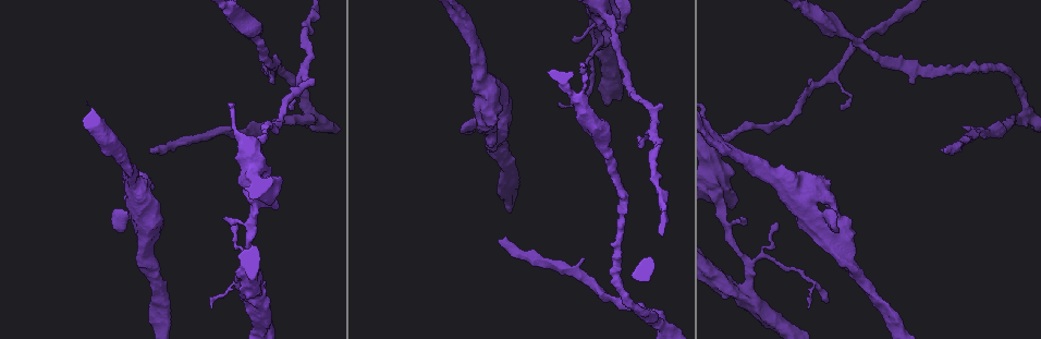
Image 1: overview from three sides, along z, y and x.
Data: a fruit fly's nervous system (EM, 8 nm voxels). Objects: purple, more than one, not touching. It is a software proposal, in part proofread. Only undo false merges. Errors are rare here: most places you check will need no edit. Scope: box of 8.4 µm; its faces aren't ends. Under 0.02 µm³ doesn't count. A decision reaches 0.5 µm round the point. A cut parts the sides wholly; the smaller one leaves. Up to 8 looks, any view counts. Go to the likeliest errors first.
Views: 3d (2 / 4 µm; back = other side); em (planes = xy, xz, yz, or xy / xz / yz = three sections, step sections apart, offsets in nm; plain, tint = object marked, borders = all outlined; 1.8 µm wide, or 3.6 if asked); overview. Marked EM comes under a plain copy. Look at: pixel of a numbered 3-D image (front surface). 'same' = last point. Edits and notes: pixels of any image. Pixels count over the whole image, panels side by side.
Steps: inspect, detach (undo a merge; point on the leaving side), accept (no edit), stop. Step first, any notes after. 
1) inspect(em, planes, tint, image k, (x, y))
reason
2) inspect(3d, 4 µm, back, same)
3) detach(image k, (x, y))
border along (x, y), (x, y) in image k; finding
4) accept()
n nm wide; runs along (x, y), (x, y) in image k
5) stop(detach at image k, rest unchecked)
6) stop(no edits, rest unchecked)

inspect(3d, 2 µm, image 1, (745, 285))
sudden change in width

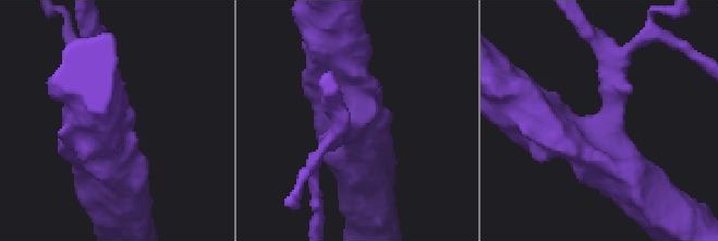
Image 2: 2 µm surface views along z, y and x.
inspect(em, 3.6 µm, planes, tint, image 2, (354, 124))

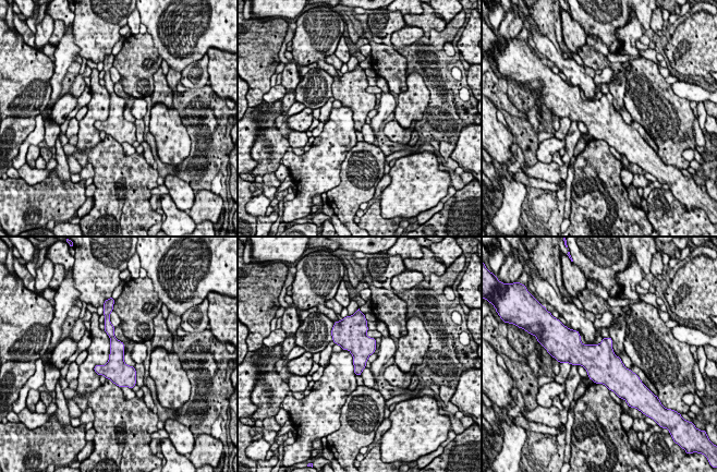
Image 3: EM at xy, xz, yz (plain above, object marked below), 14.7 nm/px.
accept()
runs along (109, 328), (117, 368), (131, 384) in image 3; one neuron here

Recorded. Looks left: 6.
inspect(3d, 2 µm, image 1, (1025, 106))
side arm on a straight run

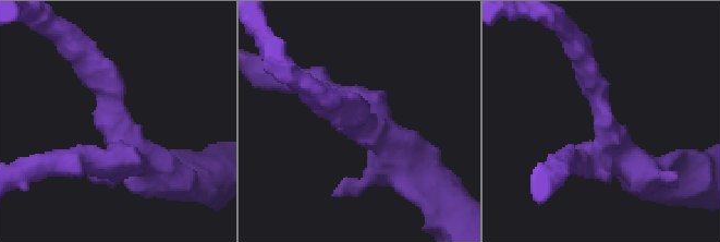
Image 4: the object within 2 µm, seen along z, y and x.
inspect(em, planes, tint, image 4, (110, 127))
3 arms; arms of 200, 220, 280 nm; need the tissue

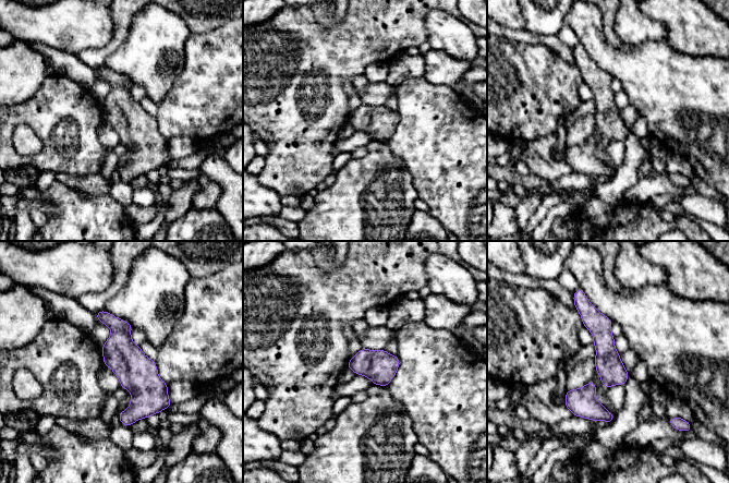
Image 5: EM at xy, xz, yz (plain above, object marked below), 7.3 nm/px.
accept()
runs along (100, 314), (167, 403) in image 5; continuous, no second neuron

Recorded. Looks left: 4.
inspect(em, 3.6 µm, xy, step 4, tint, image 1, (818, 216))
touches itself

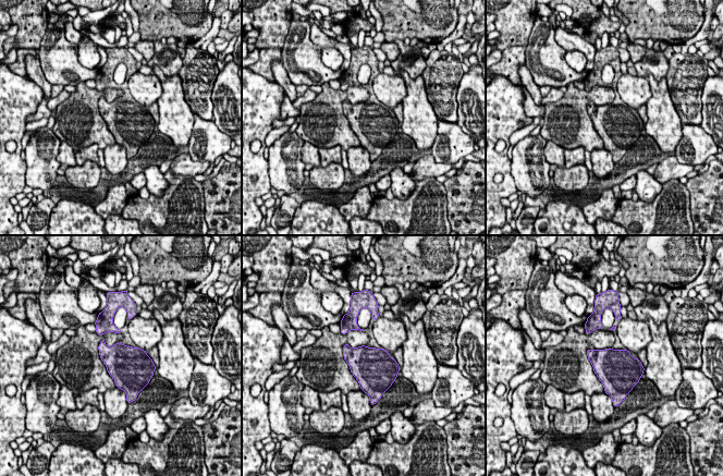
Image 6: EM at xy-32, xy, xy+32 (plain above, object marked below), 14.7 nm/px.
accept()
one neuron here

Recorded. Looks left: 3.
inspect(3d, 4 µm, image 1, (720, 196))
sudden change in width

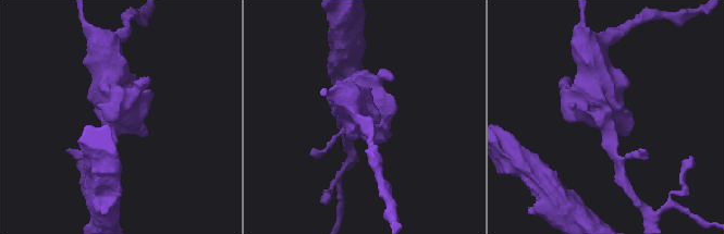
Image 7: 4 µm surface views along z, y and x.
inspect(em, 3.6 µm, xz, step 4, tint, image 7, (608, 120))

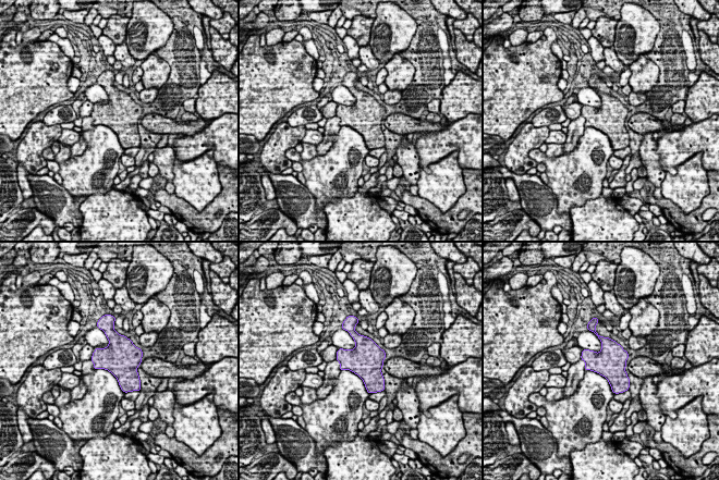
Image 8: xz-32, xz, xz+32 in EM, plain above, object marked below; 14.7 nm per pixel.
accept()
480 nm wide; continuous, no second neuron

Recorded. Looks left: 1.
stop(no edits, rest unchecked)

